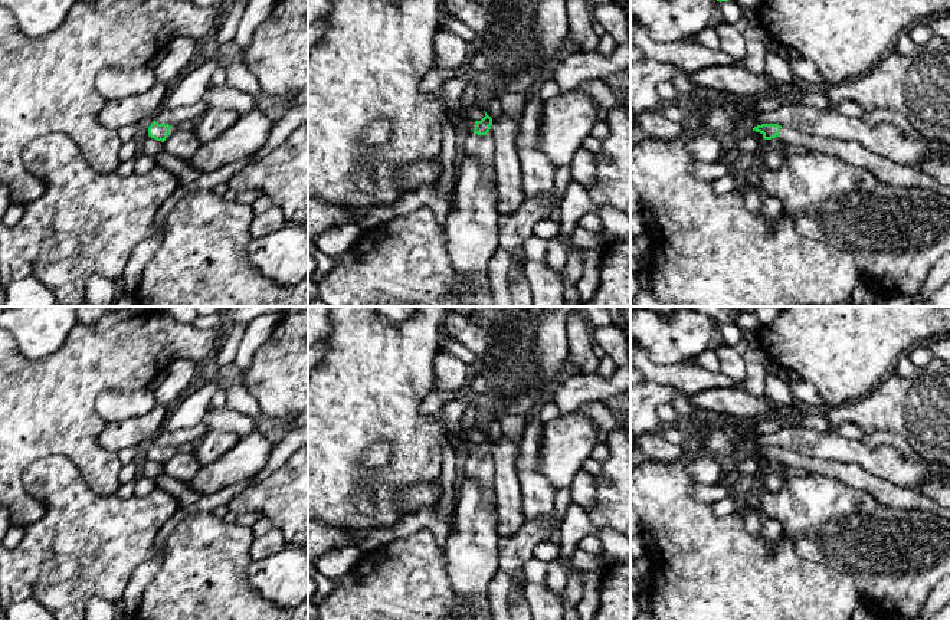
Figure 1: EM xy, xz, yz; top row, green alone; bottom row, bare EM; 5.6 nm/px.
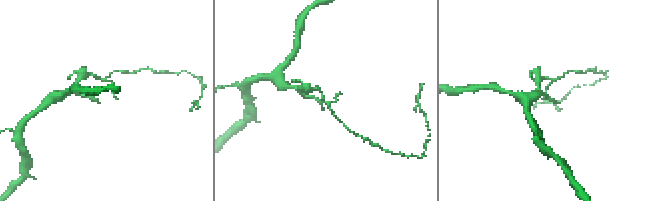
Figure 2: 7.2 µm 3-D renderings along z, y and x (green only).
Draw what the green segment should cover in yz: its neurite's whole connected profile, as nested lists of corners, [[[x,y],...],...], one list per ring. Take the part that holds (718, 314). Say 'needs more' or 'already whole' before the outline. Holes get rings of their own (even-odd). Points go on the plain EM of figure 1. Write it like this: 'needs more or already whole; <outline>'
already whole; [[[685,306],[688,309],[708,315],[717,324],[734,322],[734,312],[725,306]]]

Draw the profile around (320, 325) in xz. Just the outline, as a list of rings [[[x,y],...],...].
[[[308,306],[308,345],[324,341],[331,329],[330,306]]]

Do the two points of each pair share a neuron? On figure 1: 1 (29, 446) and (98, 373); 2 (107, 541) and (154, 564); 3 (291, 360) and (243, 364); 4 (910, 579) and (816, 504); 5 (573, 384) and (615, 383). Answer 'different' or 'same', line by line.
1: same
2: different
3: different
4: same
5: same

